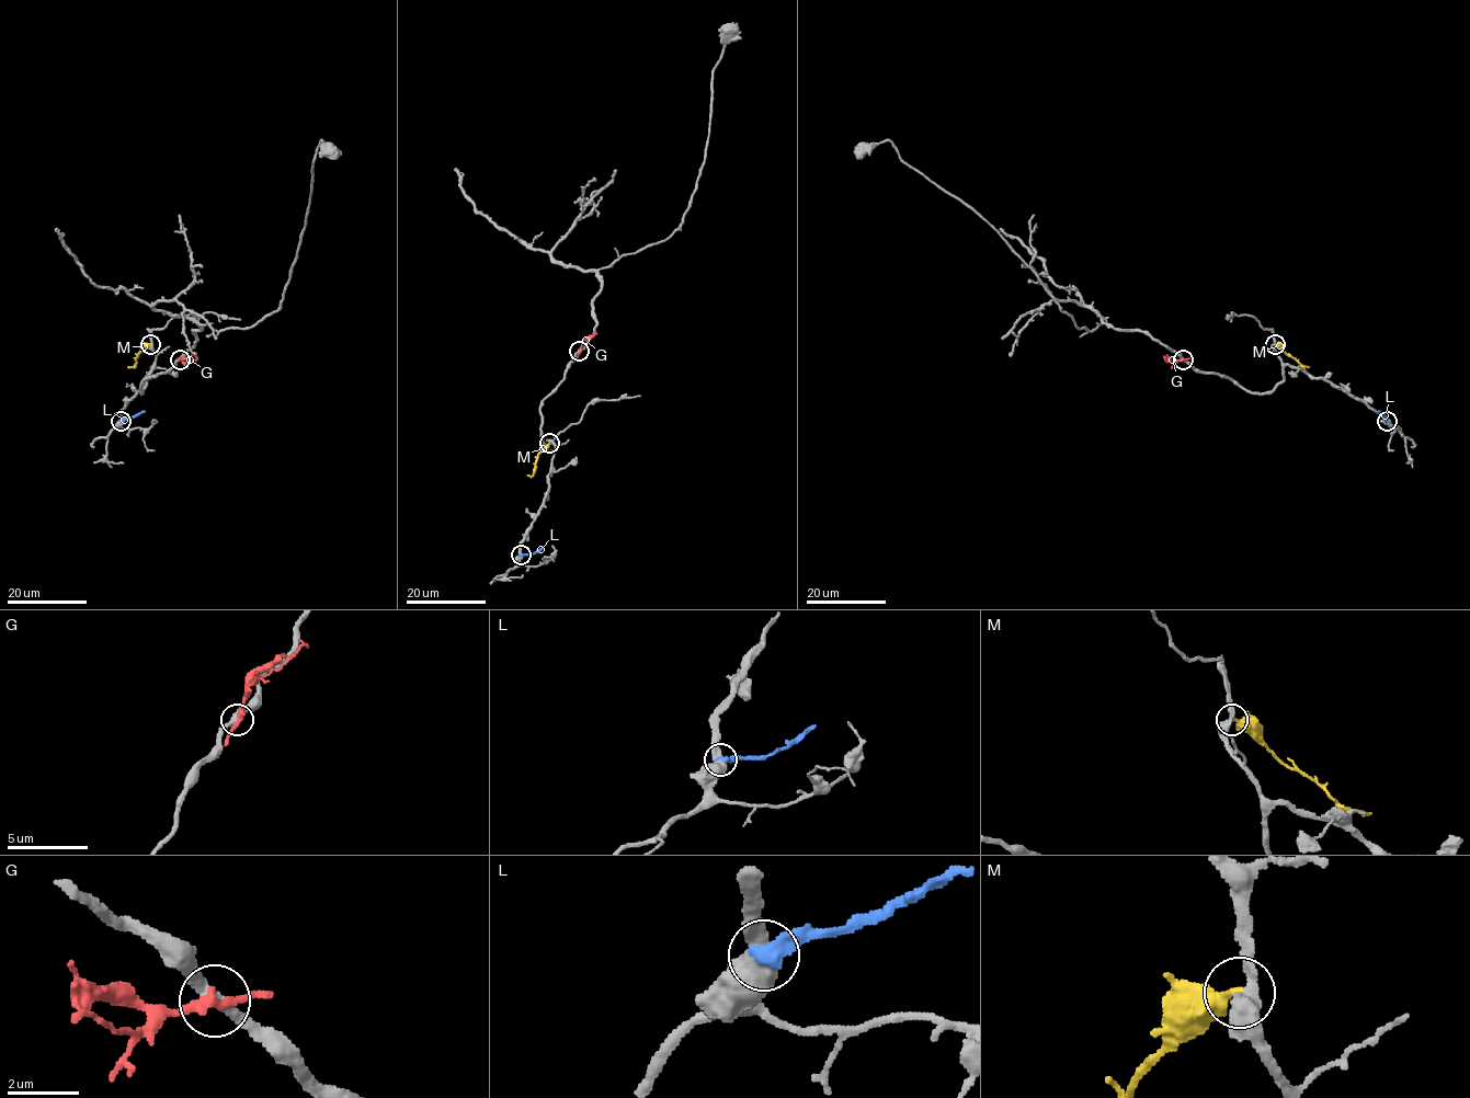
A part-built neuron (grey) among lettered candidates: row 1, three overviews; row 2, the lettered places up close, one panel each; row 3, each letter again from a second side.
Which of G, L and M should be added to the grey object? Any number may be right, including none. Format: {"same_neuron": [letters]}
{"same_neuron": []}

